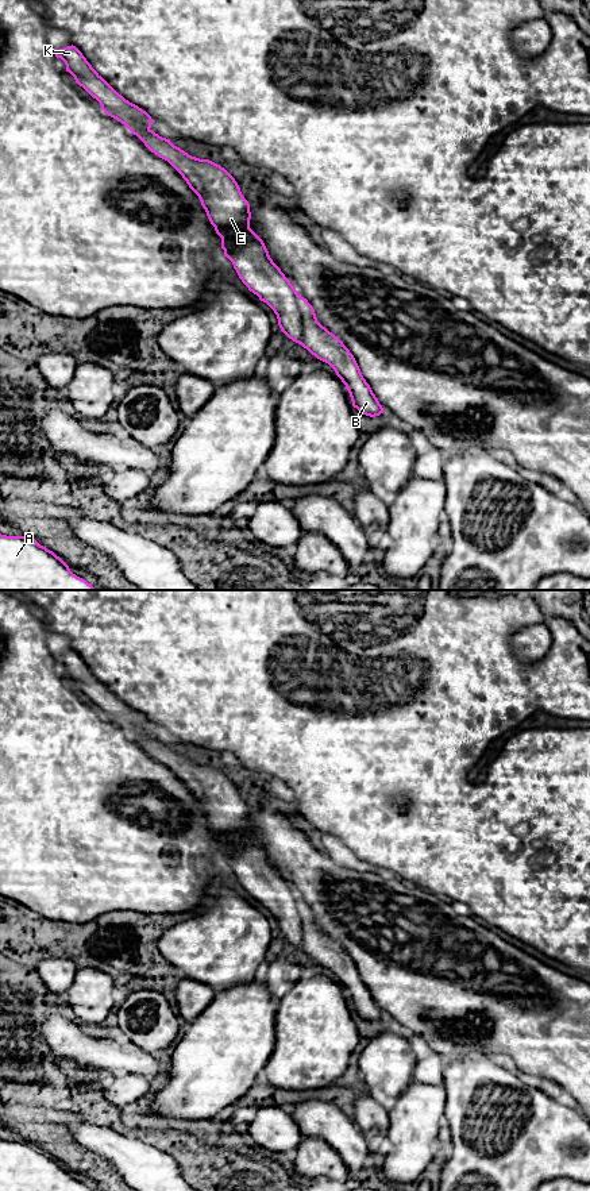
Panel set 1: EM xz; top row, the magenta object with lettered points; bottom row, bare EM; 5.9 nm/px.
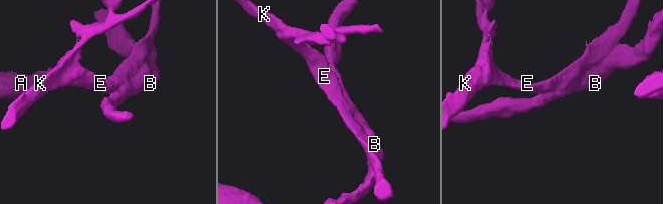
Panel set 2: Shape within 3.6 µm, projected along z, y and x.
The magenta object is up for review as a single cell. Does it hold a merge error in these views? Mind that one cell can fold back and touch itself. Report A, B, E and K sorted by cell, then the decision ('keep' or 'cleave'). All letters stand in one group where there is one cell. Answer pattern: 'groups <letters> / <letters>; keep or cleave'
groups A B E K; keep

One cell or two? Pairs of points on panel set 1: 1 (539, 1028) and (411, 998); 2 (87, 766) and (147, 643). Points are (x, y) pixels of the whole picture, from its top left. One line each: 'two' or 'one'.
1: one
2: two

